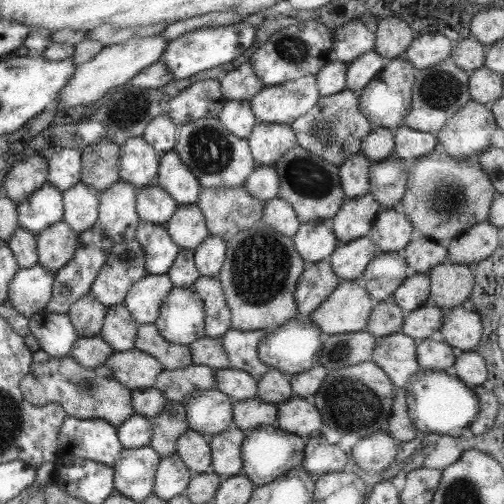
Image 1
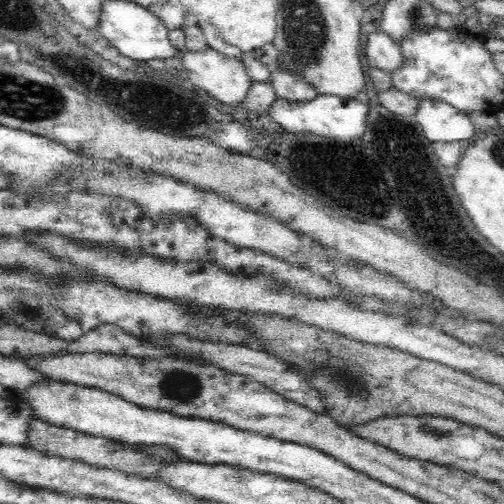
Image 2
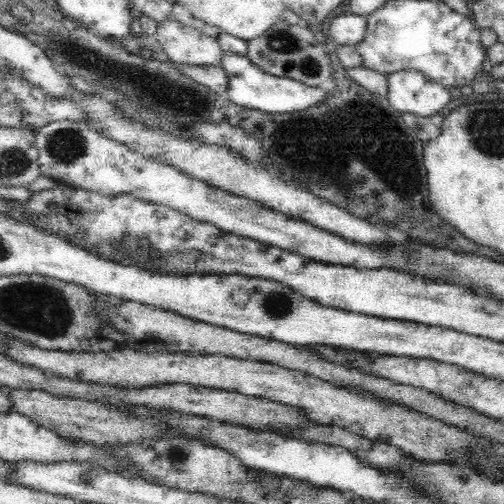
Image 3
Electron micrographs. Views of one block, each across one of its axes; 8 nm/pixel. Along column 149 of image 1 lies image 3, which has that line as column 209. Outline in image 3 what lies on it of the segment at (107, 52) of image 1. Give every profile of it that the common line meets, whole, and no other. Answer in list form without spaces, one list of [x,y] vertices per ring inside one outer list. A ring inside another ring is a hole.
[[[172,16],[158,24],[156,40],[170,56],[170,62],[176,64],[214,66],[222,58],[222,48],[216,38],[204,36],[202,30],[180,24]]]

